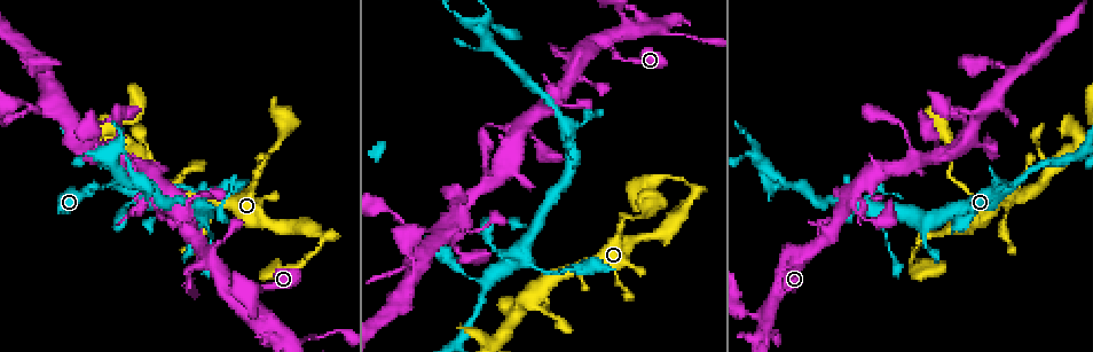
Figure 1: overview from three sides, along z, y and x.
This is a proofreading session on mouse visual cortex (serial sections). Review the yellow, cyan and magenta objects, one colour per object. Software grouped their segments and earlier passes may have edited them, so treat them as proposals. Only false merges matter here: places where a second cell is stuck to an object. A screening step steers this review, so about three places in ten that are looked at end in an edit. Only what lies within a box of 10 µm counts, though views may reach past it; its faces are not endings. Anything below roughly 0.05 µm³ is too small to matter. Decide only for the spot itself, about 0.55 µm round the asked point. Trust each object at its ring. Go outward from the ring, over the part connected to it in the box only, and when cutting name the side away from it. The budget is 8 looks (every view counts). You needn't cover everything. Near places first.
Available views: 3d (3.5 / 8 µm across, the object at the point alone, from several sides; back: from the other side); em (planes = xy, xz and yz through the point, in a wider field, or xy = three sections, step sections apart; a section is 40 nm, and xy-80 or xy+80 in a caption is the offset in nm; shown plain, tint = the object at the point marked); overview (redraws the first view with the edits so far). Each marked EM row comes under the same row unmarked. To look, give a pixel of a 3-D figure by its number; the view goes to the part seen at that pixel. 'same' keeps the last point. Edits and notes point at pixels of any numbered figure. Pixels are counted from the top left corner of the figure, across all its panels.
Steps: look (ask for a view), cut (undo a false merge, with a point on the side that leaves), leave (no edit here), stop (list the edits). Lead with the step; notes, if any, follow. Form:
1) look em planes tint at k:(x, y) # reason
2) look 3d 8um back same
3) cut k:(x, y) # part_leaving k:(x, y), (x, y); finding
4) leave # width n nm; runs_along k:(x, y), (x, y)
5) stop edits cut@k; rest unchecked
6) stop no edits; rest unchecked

look 3d 3.5um back at 1:(1002, 202) # a narrow waist

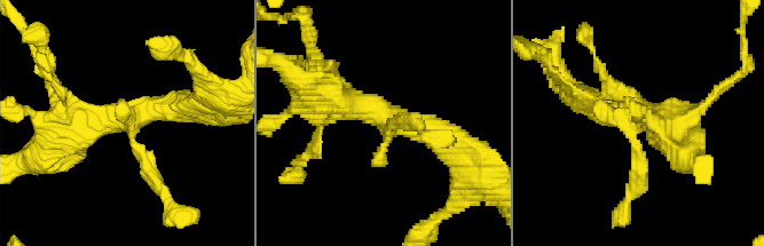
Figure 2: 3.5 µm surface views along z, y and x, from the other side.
look em xy step 1 tint at 2:(132, 116)

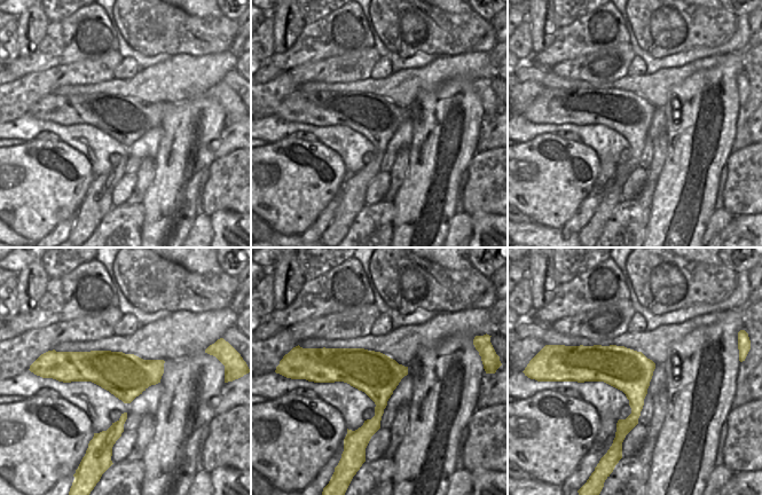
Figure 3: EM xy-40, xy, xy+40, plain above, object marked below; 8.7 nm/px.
leave # runs_along 2:(323, 92), (461, 151); all the same cell

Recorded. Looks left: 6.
look 3d 3.5um at 1:(481, 280) # abrupt turn

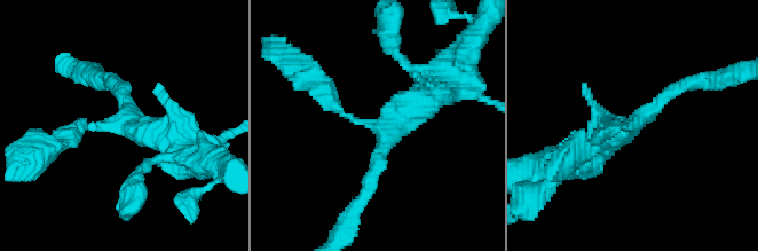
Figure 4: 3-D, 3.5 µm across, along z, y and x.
look em xy step 2 tint at 4:(635, 124) # arms 3; arm_widths 200, 200, 450 nm

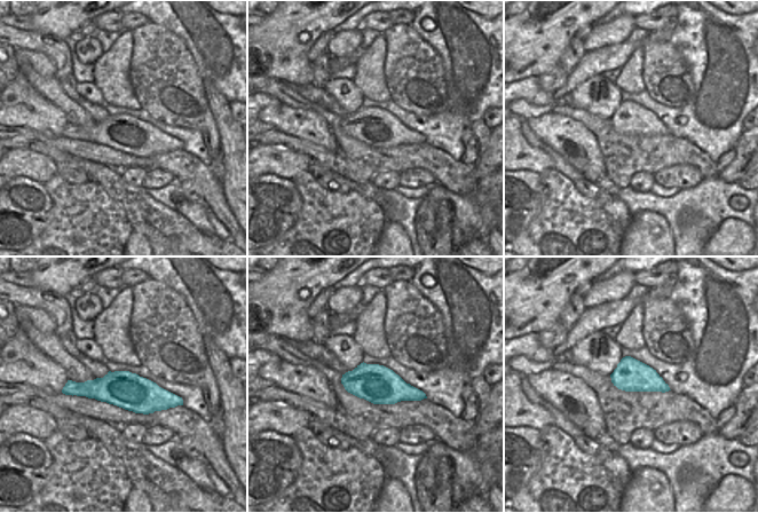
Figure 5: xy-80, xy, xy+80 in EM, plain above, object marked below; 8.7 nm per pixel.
leave # runs_along 4:(61, 140), (110, 123), (183, 150); continuous, no second cell

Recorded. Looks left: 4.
look 3d 8um at 1:(566, 130) # a fork

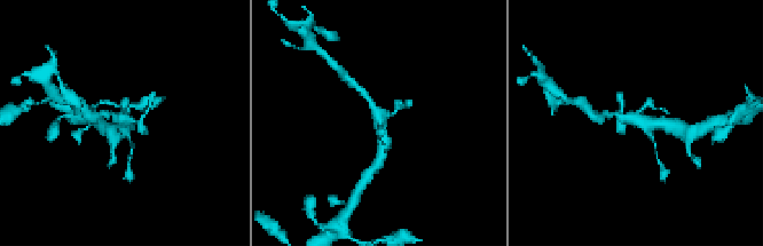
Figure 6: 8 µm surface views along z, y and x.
look 3d 3.5um same # closer look

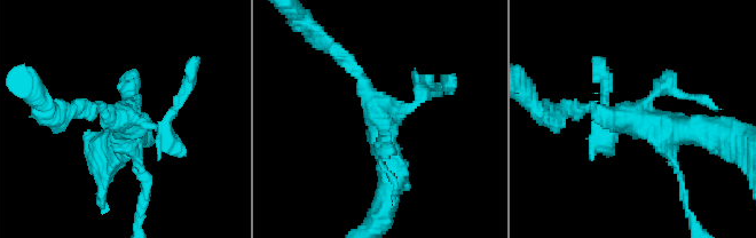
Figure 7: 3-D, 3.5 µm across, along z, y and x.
look em planes tint at 7:(124, 123) # shape alone is not enough

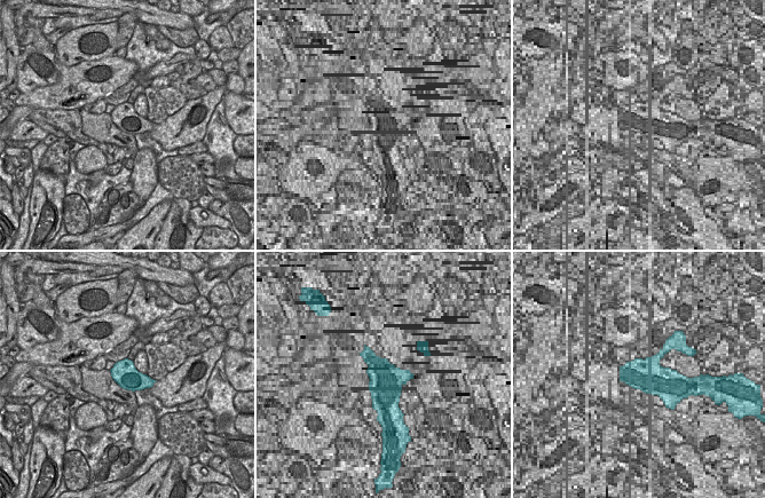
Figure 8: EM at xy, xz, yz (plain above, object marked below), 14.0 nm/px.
leave # runs_along 7:(386, 195), (378, 108), (347, 61); all the same cell

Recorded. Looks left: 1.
stop no edits; rest unchecked

